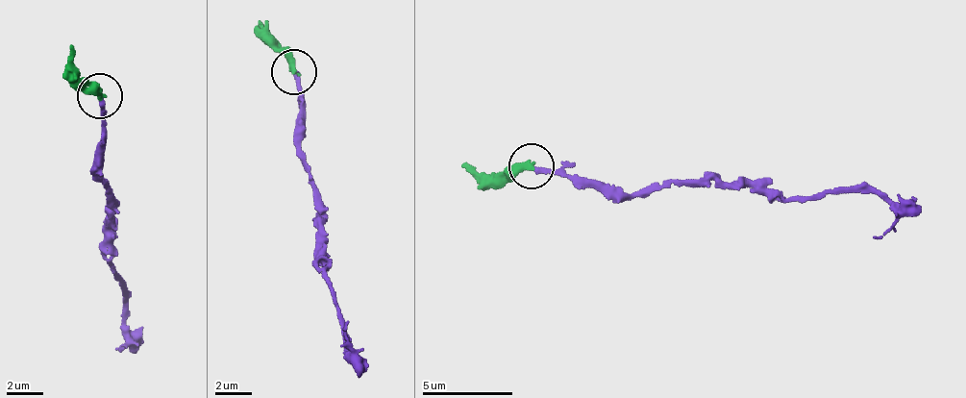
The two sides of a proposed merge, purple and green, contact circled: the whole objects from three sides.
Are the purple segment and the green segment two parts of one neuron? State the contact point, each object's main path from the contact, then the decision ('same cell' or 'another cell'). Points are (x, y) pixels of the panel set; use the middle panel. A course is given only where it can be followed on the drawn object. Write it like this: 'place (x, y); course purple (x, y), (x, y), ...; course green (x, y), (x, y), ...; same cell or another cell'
place (294, 72); course purple (297, 73), (299, 160), (312, 182), (317, 261), (328, 272), (345, 347), (352, 351), (349, 322); course green (292, 73), (292, 58), (260, 22); same cell

